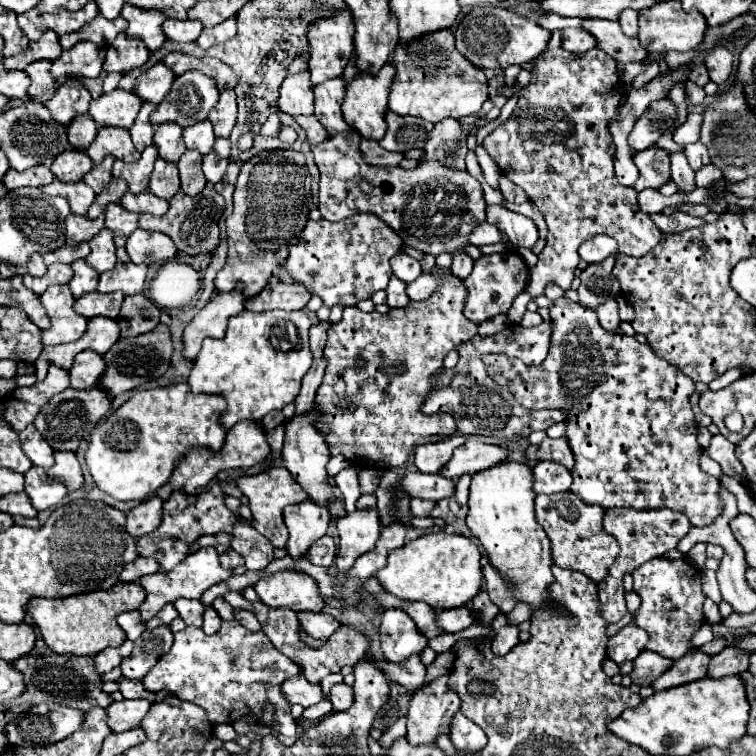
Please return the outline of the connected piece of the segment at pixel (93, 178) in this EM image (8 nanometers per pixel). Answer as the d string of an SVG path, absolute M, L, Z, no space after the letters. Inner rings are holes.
M108 157L108 159L104 159L102 163L94 165L92 171L86 173L84 183L90 185L90 187L94 189L94 193L100 193L100 191L108 185L108 181L112 179L112 163L114 163L114 161L116 161L116 159Z

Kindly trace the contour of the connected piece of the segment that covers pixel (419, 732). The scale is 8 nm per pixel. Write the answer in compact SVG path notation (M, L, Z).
M449 675L438 677L412 693L410 703L408 703L408 713L406 713L406 719L408 719L406 739L412 745L432 743L432 741L436 741L436 735L450 731L450 719L460 709L460 697L448 687L448 679Z

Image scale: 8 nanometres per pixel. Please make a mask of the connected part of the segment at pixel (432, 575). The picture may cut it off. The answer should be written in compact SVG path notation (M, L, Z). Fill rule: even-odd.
M444 531L422 535L404 547L390 551L388 563L376 573L376 579L390 595L428 603L430 607L436 607L436 611L470 603L484 585L478 547L464 535L448 535Z

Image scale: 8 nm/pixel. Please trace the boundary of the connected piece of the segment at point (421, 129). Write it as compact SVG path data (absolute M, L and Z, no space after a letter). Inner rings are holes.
M392 111L386 113L386 123L388 123L388 131L386 131L384 139L380 141L380 147L388 149L388 151L404 153L412 147L424 147L426 137L430 133L424 119L400 117Z

